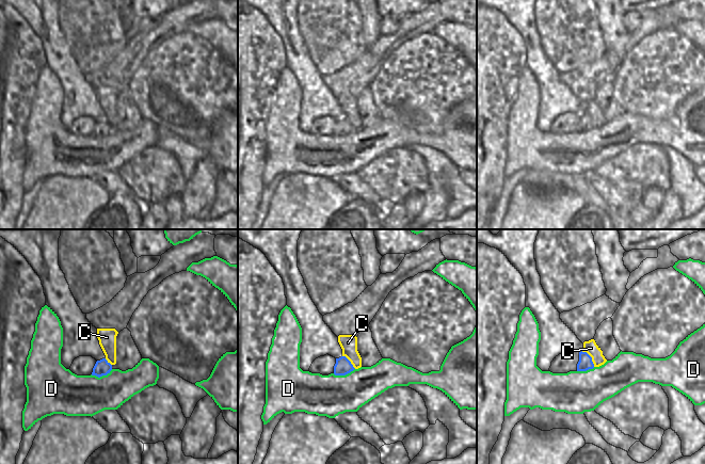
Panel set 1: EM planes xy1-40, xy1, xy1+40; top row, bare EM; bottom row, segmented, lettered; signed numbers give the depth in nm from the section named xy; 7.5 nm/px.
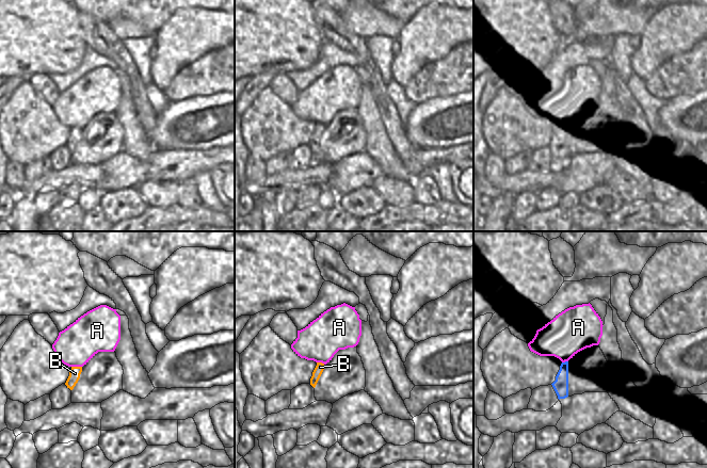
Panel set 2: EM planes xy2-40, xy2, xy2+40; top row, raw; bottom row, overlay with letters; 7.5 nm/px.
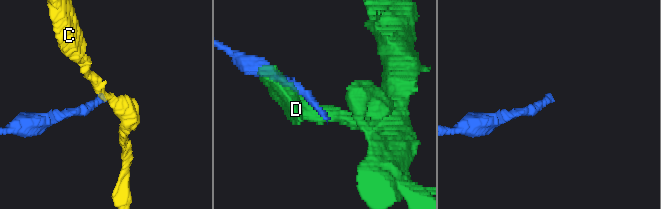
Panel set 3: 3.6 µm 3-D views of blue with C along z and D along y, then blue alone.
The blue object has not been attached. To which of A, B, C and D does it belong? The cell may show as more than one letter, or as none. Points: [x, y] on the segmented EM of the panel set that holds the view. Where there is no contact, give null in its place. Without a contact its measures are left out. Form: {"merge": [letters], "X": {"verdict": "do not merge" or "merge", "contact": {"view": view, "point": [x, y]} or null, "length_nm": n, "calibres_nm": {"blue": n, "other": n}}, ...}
{"merge": ["B"], "A": {"verdict": "do not merge", "contact": {"view": "xy2+40", "point": [565, 361]}, "length_nm": 50, "calibres_nm": {"blue": 110, "other": 320}}, "B": {"verdict": "merge", "contact": null}, "C": {"verdict": "do not merge", "contact": {"view": "xy1+40", "point": [591, 357]}, "length_nm": 160, "calibres_nm": {"blue": 100, "other": 100}}, "D": {"verdict": "do not merge", "contact": {"view": "xy1-40", "point": [101, 376]}, "length_nm": 170, "calibres_nm": {"blue": 120, "other": 300}}}

